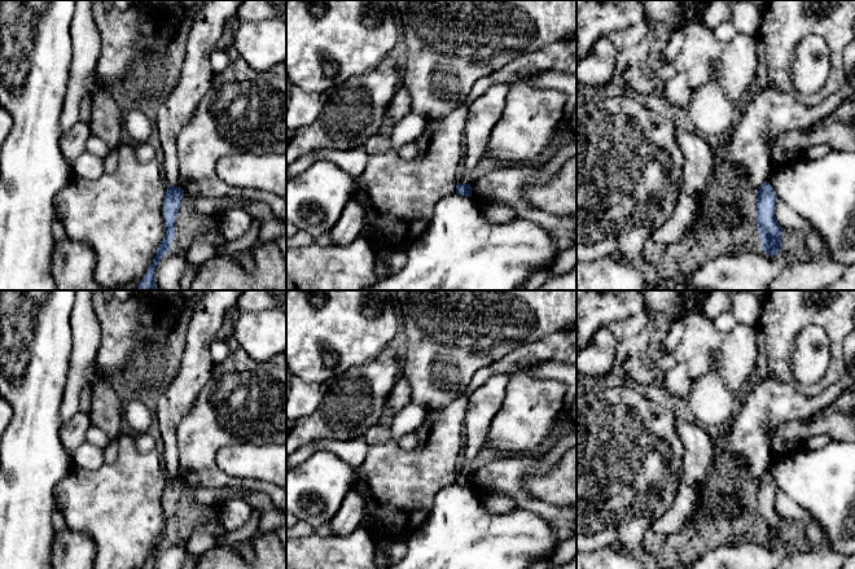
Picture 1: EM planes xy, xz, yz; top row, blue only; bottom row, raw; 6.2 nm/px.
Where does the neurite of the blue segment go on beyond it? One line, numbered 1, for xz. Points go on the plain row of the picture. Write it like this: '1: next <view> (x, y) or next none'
1: next none

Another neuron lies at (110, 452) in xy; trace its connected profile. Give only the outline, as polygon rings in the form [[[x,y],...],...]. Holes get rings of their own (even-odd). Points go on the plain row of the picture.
[[[111,442],[104,448],[105,464],[113,464],[118,458],[118,442]]]

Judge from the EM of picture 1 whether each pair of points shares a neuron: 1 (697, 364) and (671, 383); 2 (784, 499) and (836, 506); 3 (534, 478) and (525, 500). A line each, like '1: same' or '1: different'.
1: different
2: different
3: different

